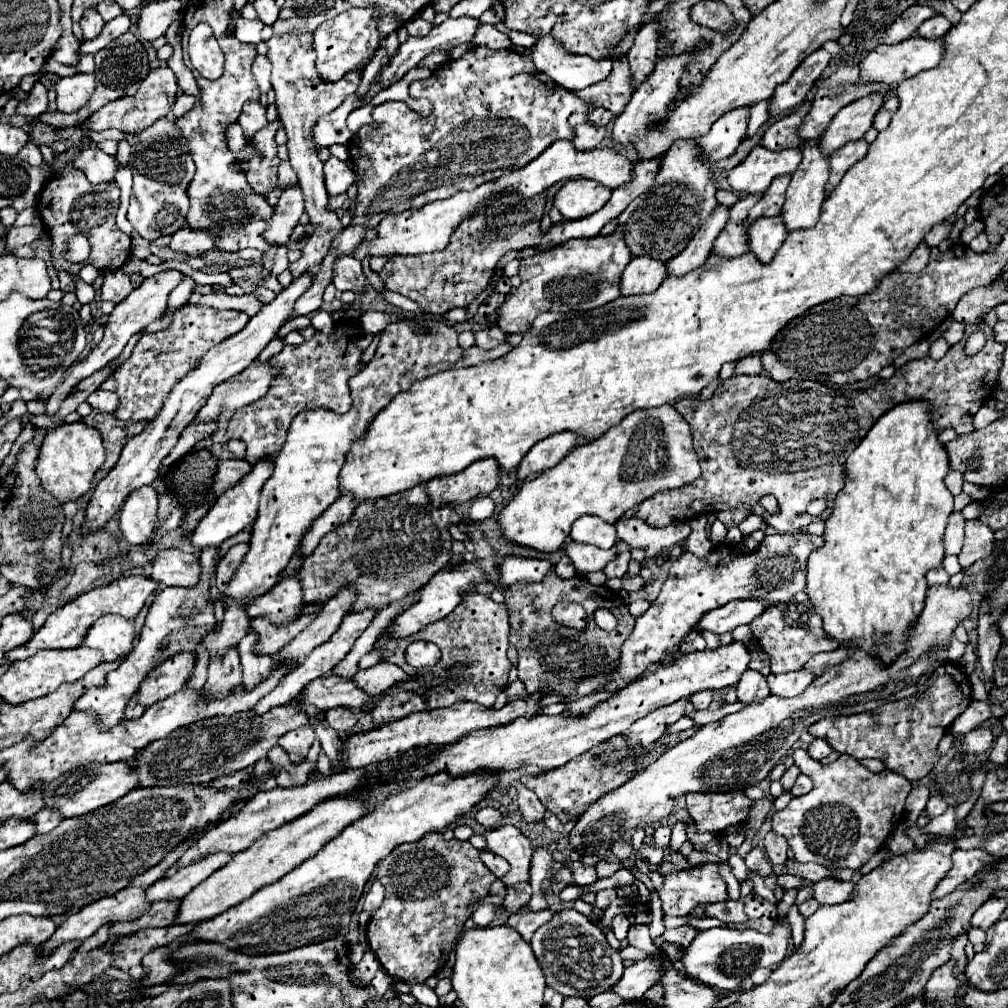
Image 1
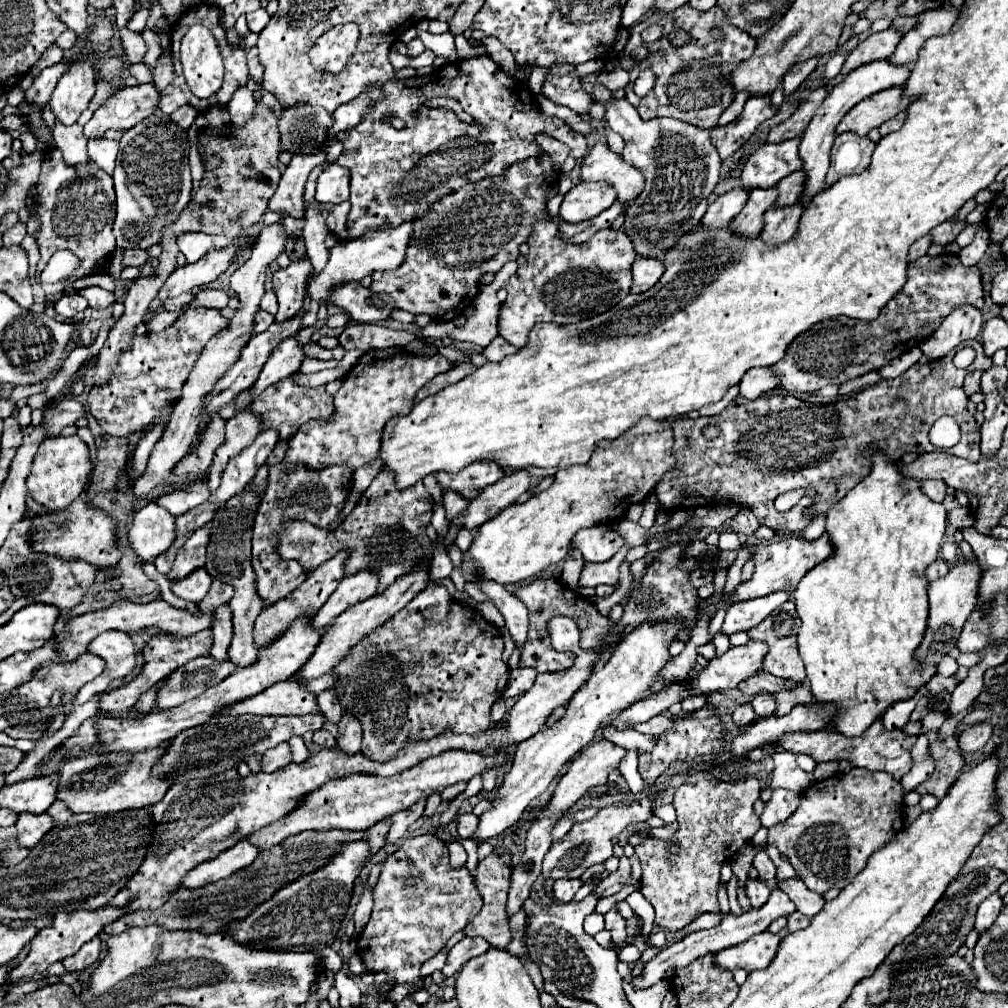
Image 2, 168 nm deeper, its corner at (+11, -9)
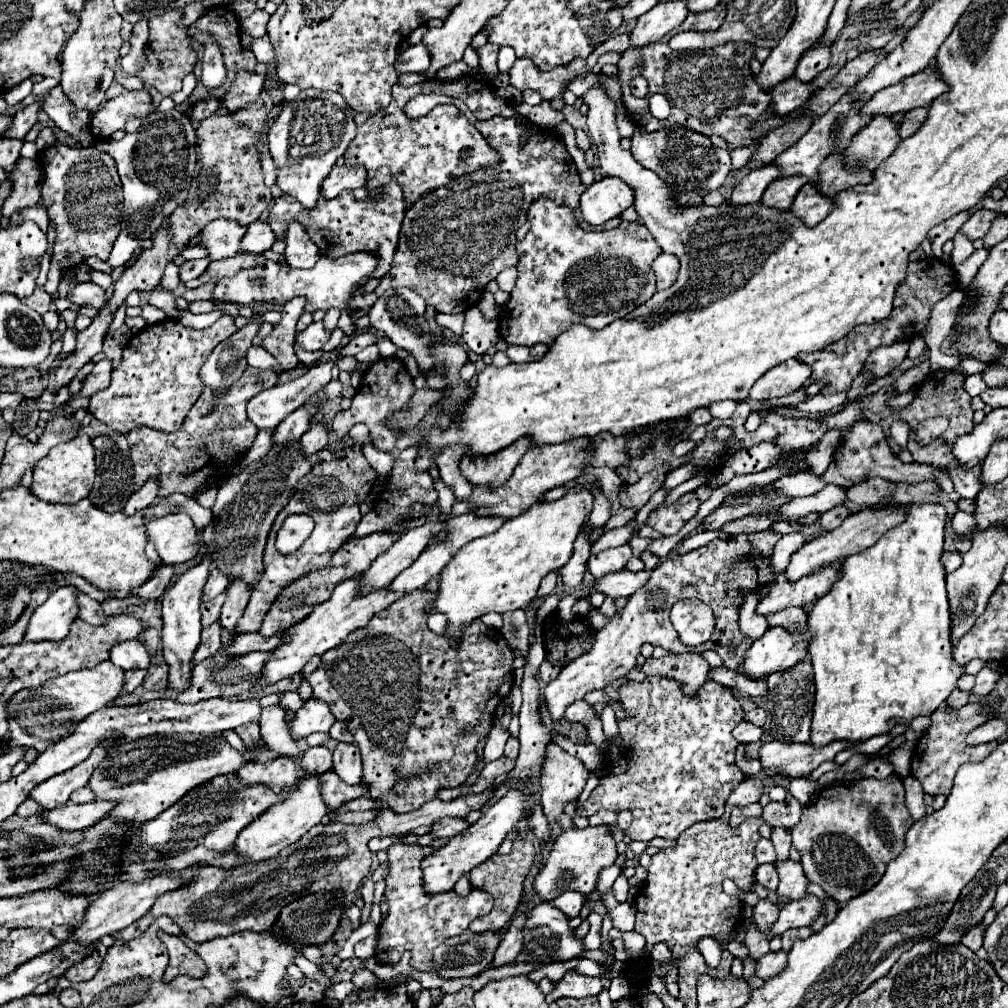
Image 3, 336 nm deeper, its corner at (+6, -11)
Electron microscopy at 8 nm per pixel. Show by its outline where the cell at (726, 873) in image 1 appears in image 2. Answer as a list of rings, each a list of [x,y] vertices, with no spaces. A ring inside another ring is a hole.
[[[777,888],[777,890],[773,890],[773,892],[771,892],[769,900],[767,900],[761,908],[751,910],[751,912],[745,912],[745,914],[741,914],[741,916],[735,916],[733,912],[723,914],[723,920],[721,920],[721,924],[719,924],[719,926],[715,926],[715,928],[711,928],[711,930],[693,932],[693,934],[685,936],[683,940],[679,940],[679,942],[671,944],[669,948],[665,948],[663,952],[659,952],[653,960],[649,960],[649,962],[645,964],[643,972],[641,972],[639,976],[631,978],[631,982],[629,982],[629,984],[631,984],[633,988],[637,988],[637,990],[639,990],[639,988],[649,988],[649,986],[653,986],[653,984],[661,982],[669,970],[681,970],[681,968],[689,966],[691,962],[695,962],[697,958],[701,958],[701,956],[705,956],[705,954],[709,954],[709,952],[723,950],[725,946],[735,946],[735,944],[741,944],[741,942],[749,940],[753,934],[759,934],[761,930],[767,930],[767,926],[769,926],[775,918],[779,918],[779,916],[789,916],[791,912],[795,912],[793,902],[789,900],[789,896],[787,896],[785,892],[781,892],[781,890]]]

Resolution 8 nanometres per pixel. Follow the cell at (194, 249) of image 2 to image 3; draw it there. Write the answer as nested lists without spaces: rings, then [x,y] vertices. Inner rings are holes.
[[[218,218],[204,228],[202,244],[208,248],[208,256],[212,260],[222,260],[240,252],[240,242],[244,234],[246,226],[242,226],[240,222]]]

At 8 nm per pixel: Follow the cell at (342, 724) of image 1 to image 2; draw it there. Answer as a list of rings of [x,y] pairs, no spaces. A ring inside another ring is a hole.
[[[321,728],[321,730],[317,730],[317,732],[313,734],[313,742],[315,742],[315,744],[321,744],[321,746],[327,746],[327,748],[333,748],[333,746],[337,744],[335,736],[333,736],[329,730],[325,730],[325,728]]]

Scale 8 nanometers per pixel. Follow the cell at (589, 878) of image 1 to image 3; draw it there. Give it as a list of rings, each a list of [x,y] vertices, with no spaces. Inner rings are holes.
[[[564,892],[564,896],[558,896],[556,900],[552,900],[552,904],[560,912],[564,912],[564,916],[576,918],[580,914],[582,904],[584,904],[584,896],[580,892]]]

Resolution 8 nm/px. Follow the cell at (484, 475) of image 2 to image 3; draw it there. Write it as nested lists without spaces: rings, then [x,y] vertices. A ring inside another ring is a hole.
[[[524,438],[510,444],[510,448],[502,448],[502,452],[494,452],[494,456],[464,456],[460,470],[472,486],[500,486],[512,476],[518,460],[530,448],[532,440]]]

